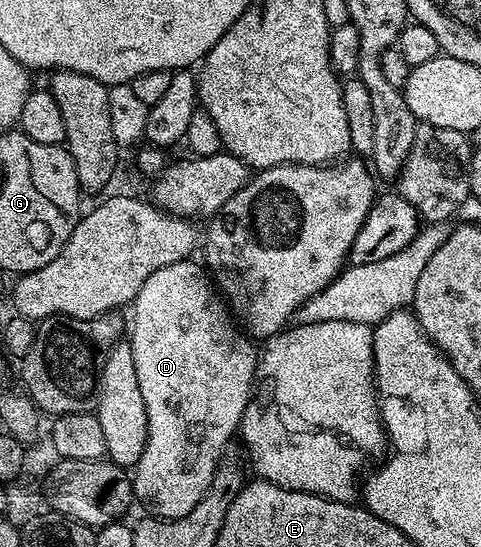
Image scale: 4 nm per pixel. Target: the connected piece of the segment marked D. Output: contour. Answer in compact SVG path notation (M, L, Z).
M186 260L167 264L167 268L159 268L159 272L151 272L151 276L147 276L147 280L143 280L143 288L139 288L136 298L131 303L131 311L133 310L131 334L133 330L133 335L128 341L135 356L135 376L139 376L139 392L143 392L143 404L147 408L147 444L143 448L143 456L131 474L133 496L138 503L142 502L153 513L150 515L161 520L187 516L191 512L191 508L195 508L195 504L199 504L199 500L203 500L203 496L215 476L215 468L221 454L225 451L225 447L234 441L233 438L238 433L241 417L255 389L259 361L258 347L253 347L254 343L239 329L228 305L219 297L210 275L203 269L202 263L193 261Z

